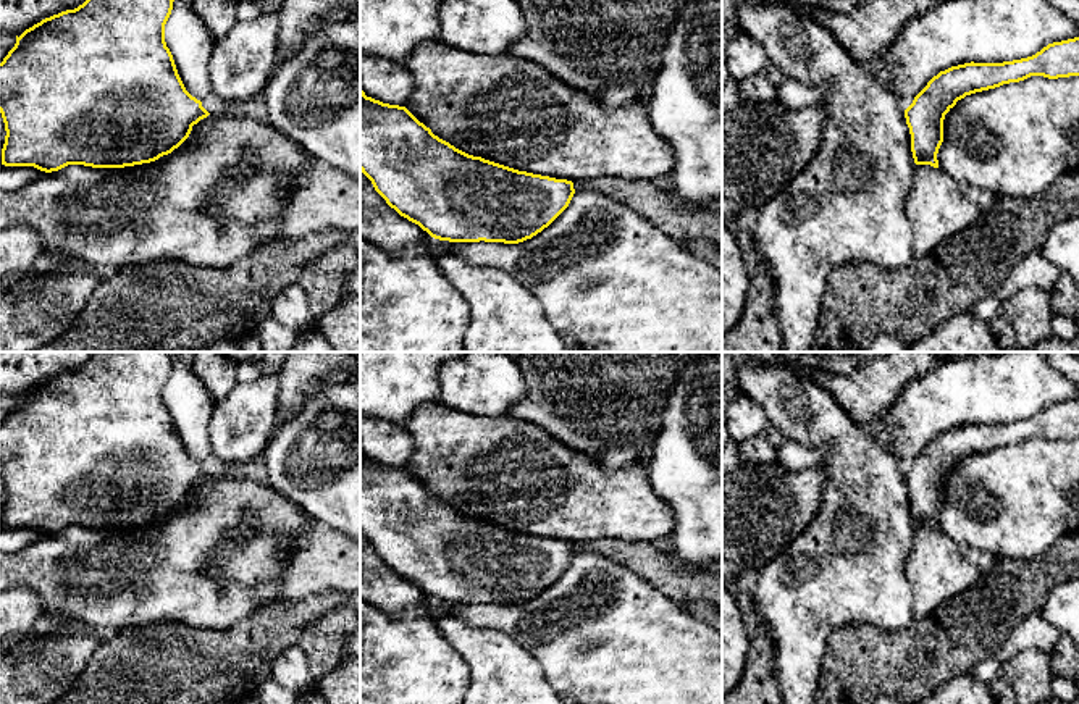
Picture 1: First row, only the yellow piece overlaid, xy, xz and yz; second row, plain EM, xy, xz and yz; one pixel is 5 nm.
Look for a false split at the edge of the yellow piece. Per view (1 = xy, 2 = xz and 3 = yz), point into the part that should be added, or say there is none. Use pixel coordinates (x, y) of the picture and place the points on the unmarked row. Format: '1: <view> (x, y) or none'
1: none
2: none
3: none

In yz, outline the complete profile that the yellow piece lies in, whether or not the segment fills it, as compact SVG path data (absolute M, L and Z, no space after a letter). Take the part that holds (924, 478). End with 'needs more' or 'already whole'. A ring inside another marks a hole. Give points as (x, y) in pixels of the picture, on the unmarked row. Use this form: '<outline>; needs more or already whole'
M1079 399L1053 404L1032 418L1003 423L1003 425L964 425L951 428L934 438L927 447L914 459L905 471L906 486L911 496L911 513L916 526L930 526L938 530L937 515L943 504L945 476L966 457L1000 449L1010 444L1019 444L1031 438L1048 441L1079 438Z; already whole

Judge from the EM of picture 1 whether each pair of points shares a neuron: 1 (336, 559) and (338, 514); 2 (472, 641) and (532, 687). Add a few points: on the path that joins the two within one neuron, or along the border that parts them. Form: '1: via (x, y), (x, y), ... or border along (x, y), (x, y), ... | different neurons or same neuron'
1: border along (312, 519), (343, 533) | different neurons
2: via (487, 653), (517, 683) | same neuron

